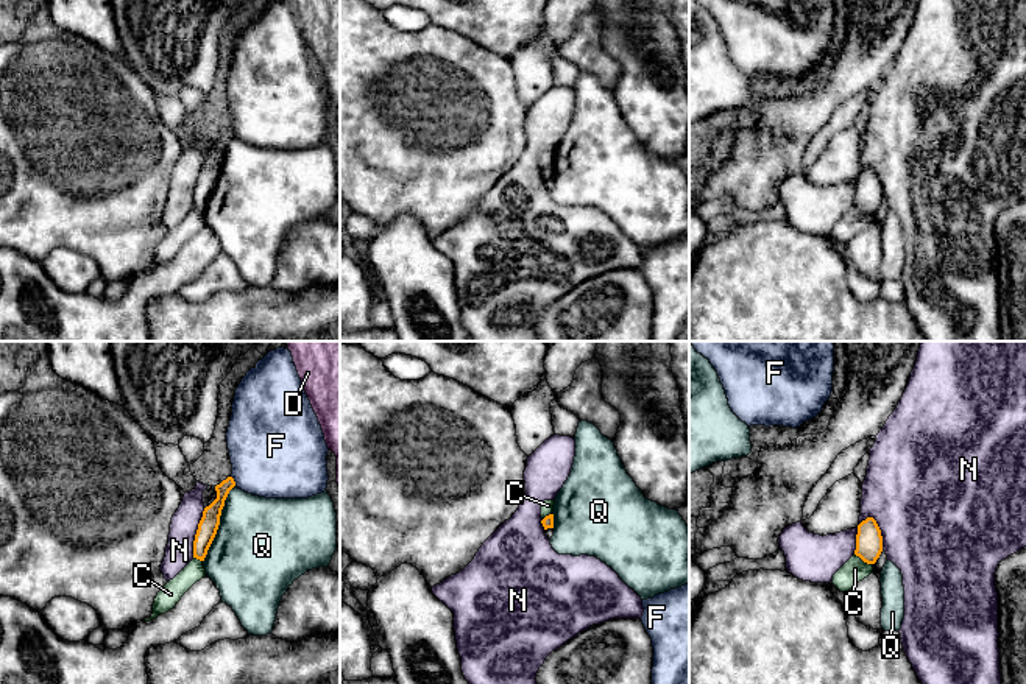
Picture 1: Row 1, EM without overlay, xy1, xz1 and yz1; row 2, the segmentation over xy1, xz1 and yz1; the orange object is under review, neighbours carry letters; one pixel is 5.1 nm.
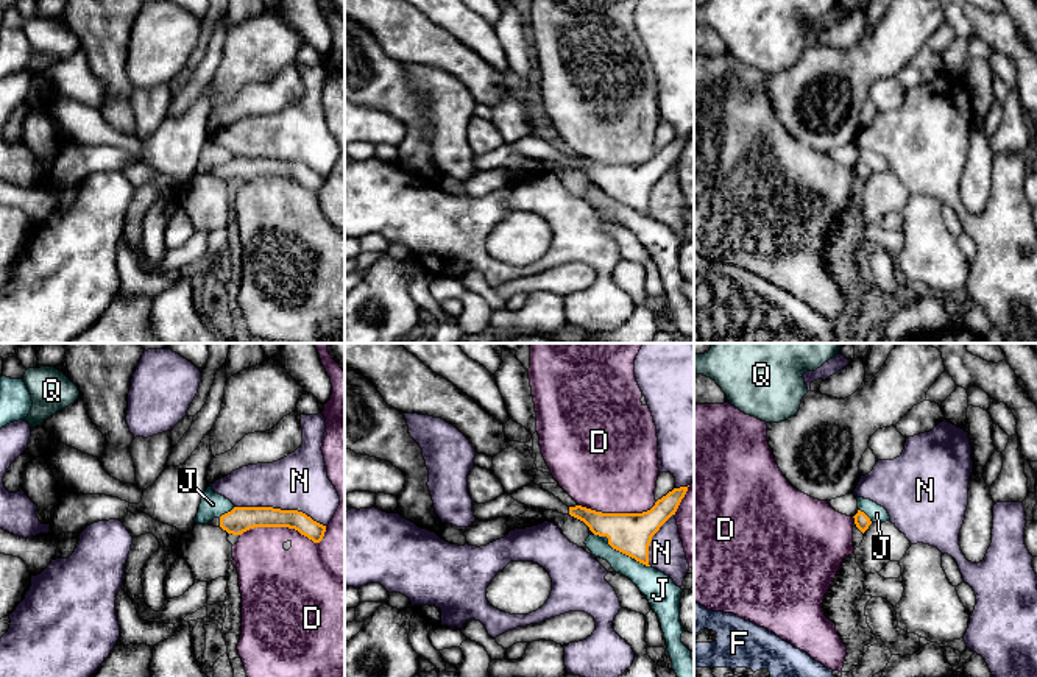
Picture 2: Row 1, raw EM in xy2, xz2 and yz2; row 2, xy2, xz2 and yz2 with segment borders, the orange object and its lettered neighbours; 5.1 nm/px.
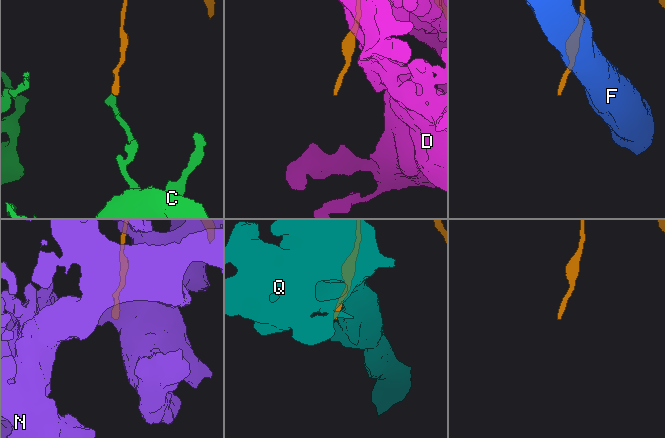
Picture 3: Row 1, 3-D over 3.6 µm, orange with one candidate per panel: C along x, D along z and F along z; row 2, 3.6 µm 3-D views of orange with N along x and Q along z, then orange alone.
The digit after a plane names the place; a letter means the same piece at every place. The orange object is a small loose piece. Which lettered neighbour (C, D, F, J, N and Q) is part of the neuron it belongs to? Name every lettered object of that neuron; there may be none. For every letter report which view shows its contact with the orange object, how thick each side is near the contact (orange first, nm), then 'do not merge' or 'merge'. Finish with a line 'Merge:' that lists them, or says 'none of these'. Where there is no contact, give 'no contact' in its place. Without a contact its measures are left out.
C: contact in yz1; calibres 140 and 120 nm; do not merge
D: contact in xy2; calibres 130 and 300 nm; do not merge
F: contact in xy1; calibres 100 and 440 nm; do not merge
J: contact in xz2; calibres 220 and 150 nm; do not merge
N: contact in xy2; calibres 140 and 300 nm; do not merge
Q: contact in xy1; calibres 100 and 480 nm; do not merge
Merge: none of these

